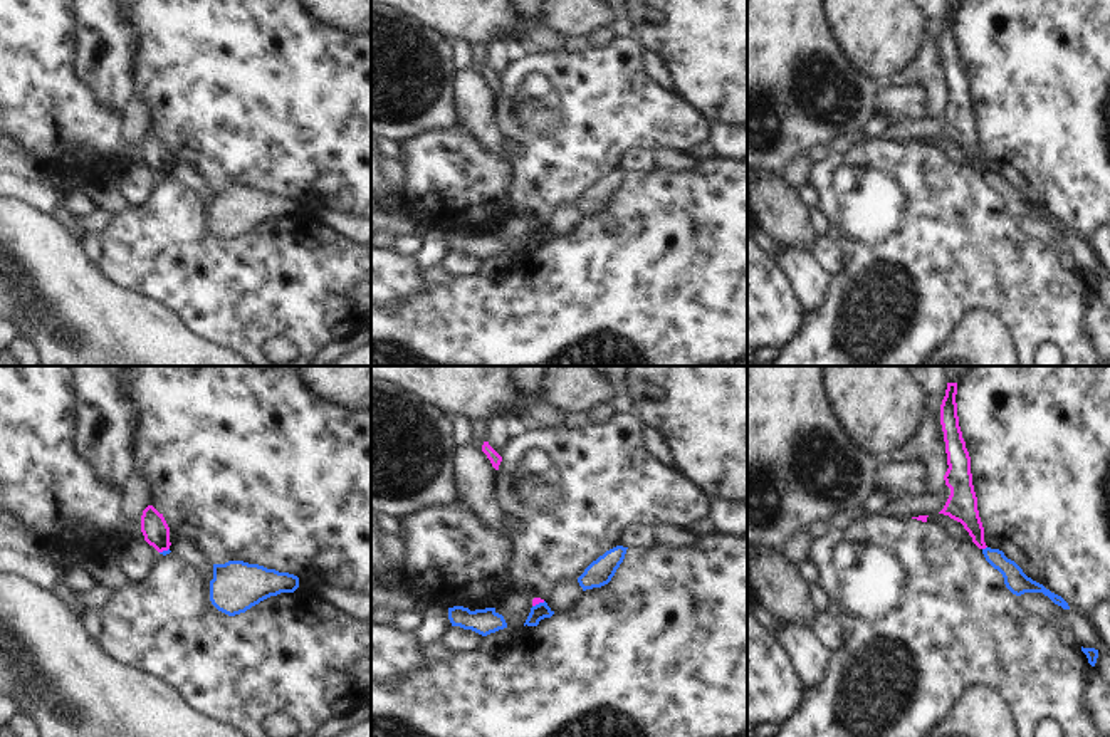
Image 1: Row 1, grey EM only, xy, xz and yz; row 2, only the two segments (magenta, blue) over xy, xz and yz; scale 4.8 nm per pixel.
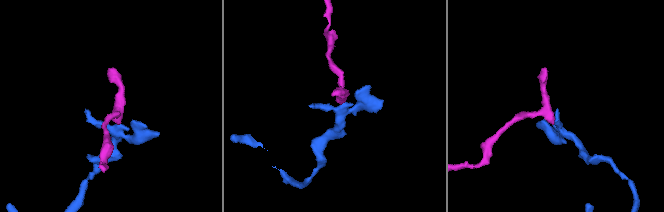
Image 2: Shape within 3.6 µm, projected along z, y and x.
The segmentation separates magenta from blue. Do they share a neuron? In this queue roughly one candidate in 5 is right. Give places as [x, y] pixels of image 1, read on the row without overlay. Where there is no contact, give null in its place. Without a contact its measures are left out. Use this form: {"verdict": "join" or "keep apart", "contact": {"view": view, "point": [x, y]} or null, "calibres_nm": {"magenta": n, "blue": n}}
{"verdict": "keep apart", "contact": {"view": "yz", "point": [984, 172]}, "calibres_nm": {"magenta": 150, "blue": 110}}

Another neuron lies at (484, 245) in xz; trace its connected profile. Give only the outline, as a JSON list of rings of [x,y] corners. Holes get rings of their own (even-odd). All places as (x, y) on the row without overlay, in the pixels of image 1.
[[[453,230],[448,232],[448,243],[452,250],[472,254],[482,260],[507,252],[504,240],[499,238],[495,232],[470,235],[469,232],[463,230]]]

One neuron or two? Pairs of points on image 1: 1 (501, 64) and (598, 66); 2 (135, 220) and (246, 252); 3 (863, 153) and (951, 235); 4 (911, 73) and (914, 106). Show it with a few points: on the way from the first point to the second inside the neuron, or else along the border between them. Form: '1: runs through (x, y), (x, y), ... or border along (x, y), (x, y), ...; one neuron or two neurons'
1: border along (509, 62), (501, 79); two neurons
2: runs through (162, 247), (170, 252), (219, 252); one neuron
3: runs through (889, 158), (942, 210); one neuron
4: border along (890, 81), (919, 81), (939, 101); two neurons

